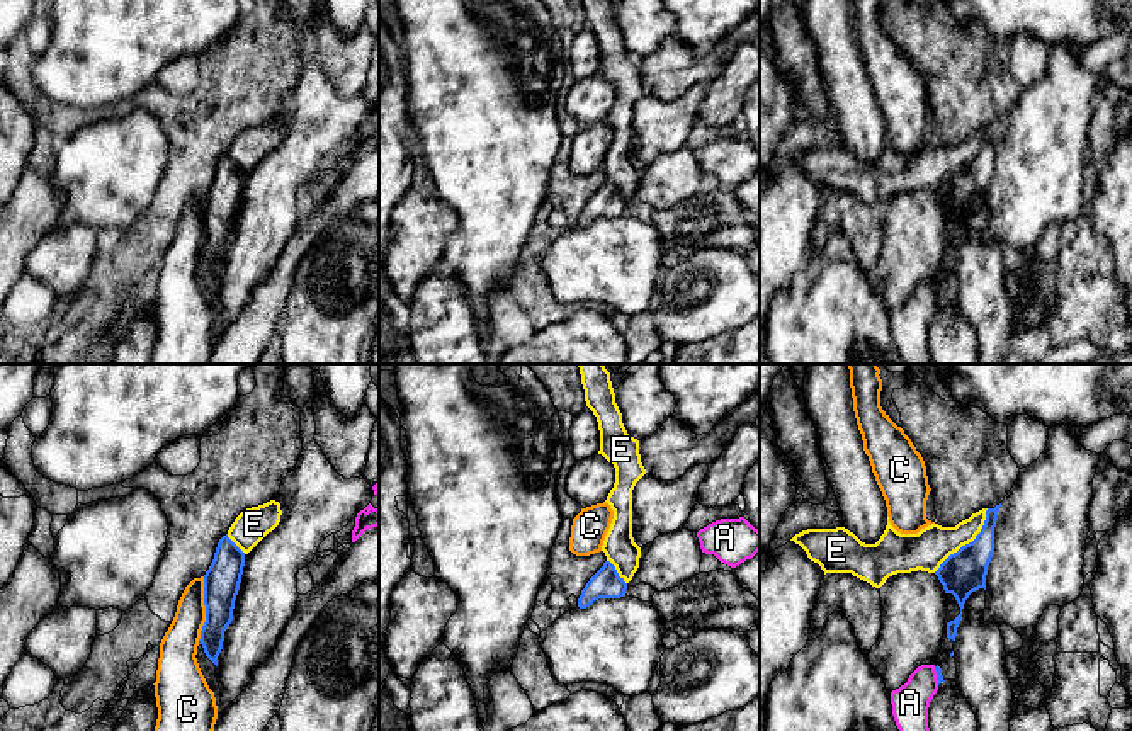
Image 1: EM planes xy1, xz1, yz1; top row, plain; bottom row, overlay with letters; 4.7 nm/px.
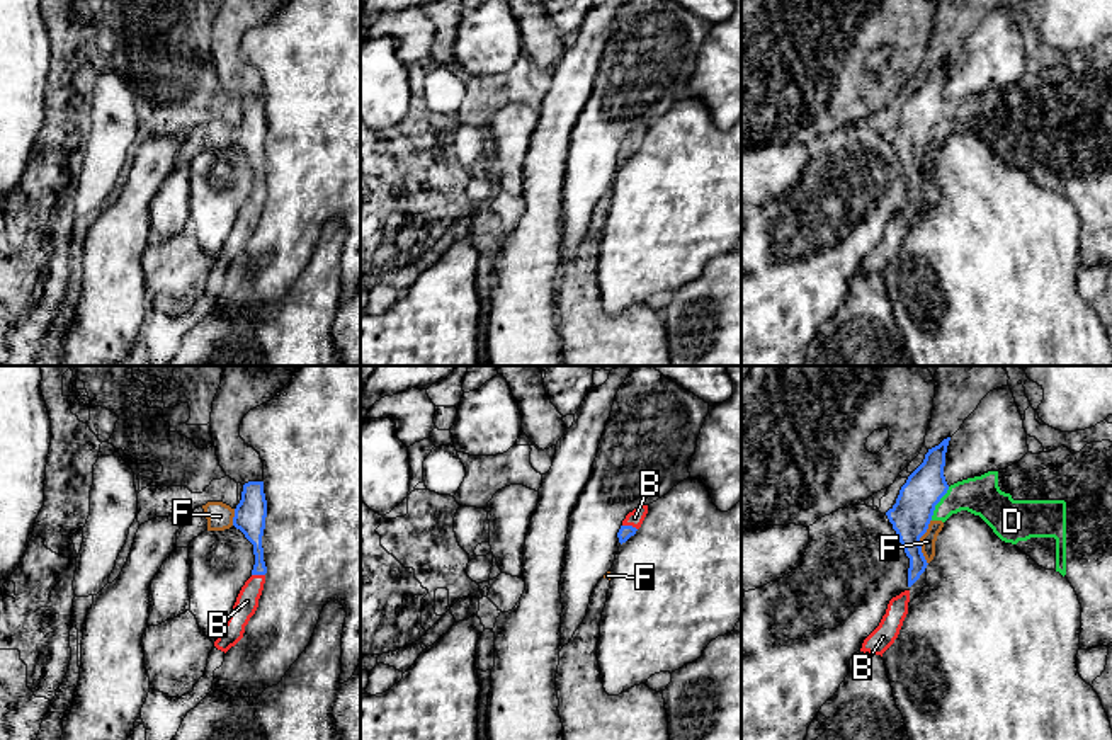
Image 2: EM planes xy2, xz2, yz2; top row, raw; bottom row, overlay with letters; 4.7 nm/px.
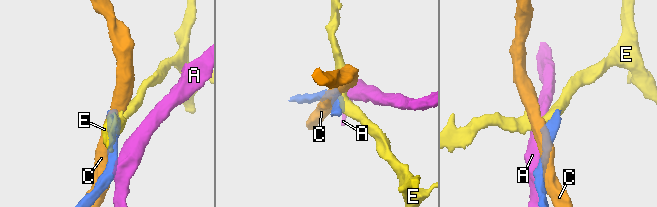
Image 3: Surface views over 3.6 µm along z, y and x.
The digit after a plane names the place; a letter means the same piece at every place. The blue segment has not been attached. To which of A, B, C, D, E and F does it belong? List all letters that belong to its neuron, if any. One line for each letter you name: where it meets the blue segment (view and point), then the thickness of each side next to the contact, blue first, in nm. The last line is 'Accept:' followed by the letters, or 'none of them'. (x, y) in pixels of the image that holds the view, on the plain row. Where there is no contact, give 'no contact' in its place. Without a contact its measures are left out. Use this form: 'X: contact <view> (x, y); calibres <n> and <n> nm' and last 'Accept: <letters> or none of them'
B: contact xz2 (629, 145); calibres 70 and 70 nm
Accept: B

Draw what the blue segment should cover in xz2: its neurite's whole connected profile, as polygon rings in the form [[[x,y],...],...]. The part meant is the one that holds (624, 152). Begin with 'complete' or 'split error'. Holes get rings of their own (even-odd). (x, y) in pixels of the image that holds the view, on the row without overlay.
split error; [[[639,124],[638,128],[634,128],[633,131],[629,131],[626,134],[626,138],[622,139],[622,145],[617,151],[619,162],[626,162],[631,155],[636,153],[636,150],[641,146],[644,136],[648,133],[648,124]]]

